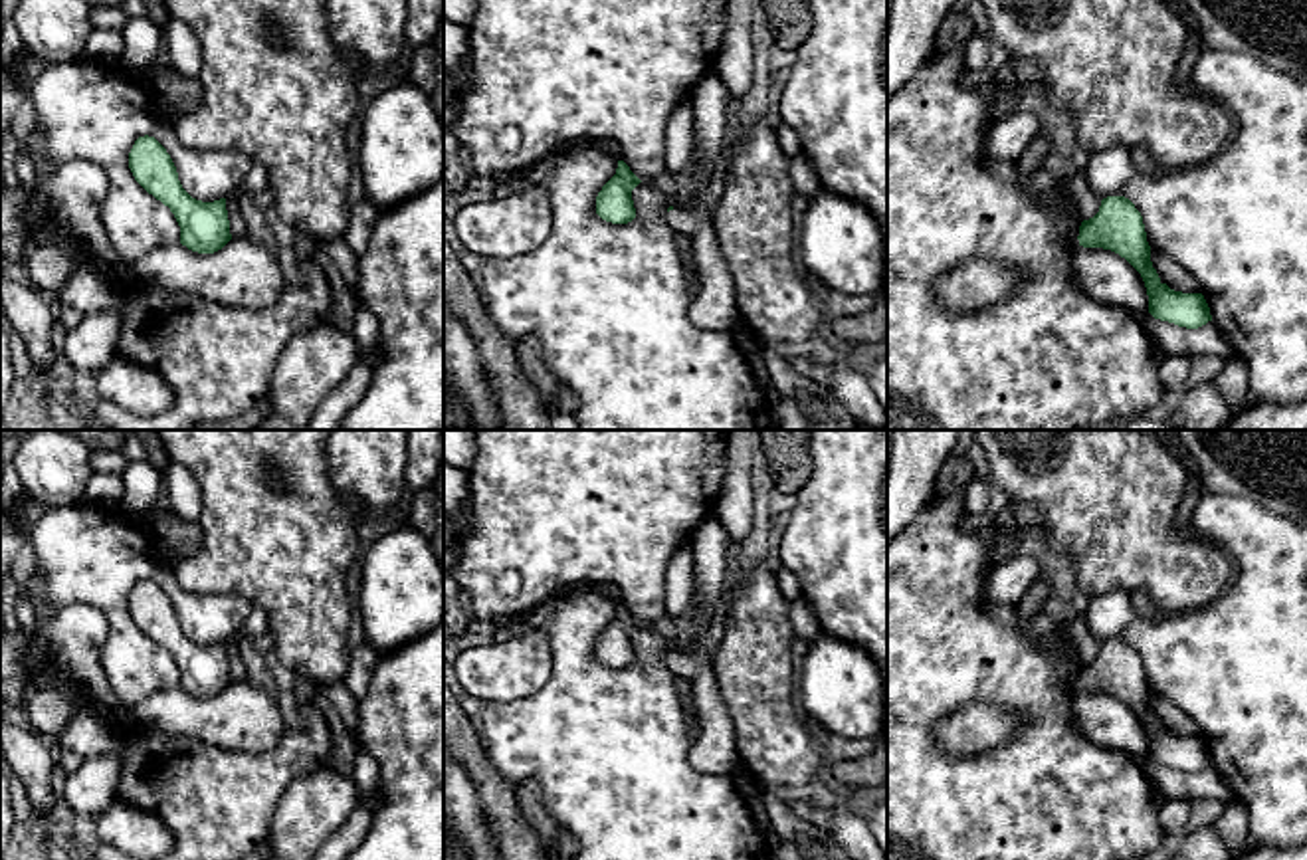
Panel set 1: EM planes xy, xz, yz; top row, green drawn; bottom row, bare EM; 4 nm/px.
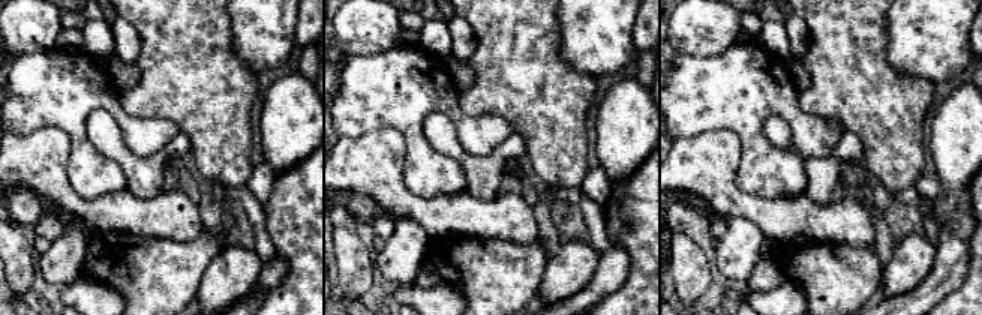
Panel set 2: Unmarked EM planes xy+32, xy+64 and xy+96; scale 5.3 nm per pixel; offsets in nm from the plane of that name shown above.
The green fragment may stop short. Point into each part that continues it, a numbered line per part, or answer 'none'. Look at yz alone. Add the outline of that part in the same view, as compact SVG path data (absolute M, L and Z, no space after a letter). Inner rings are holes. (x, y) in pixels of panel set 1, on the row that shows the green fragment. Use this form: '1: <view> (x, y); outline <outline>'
none

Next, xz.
1: xz (713, 306); outline M709 168L693 170L695 200L675 204L667 212L667 224L681 234L687 234L693 244L693 268L705 273L705 281L697 287L689 319L703 329L731 331L739 319L735 305L735 287L727 264L719 254L711 216L701 208L701 196L709 180Z

